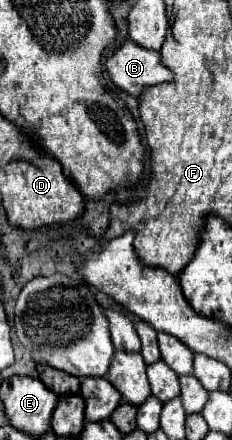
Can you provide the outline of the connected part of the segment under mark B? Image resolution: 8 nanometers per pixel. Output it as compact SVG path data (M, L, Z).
M126 40L106 60L106 70L112 82L136 100L140 100L146 88L174 80L174 72L162 64L158 52L150 52L132 40Z

